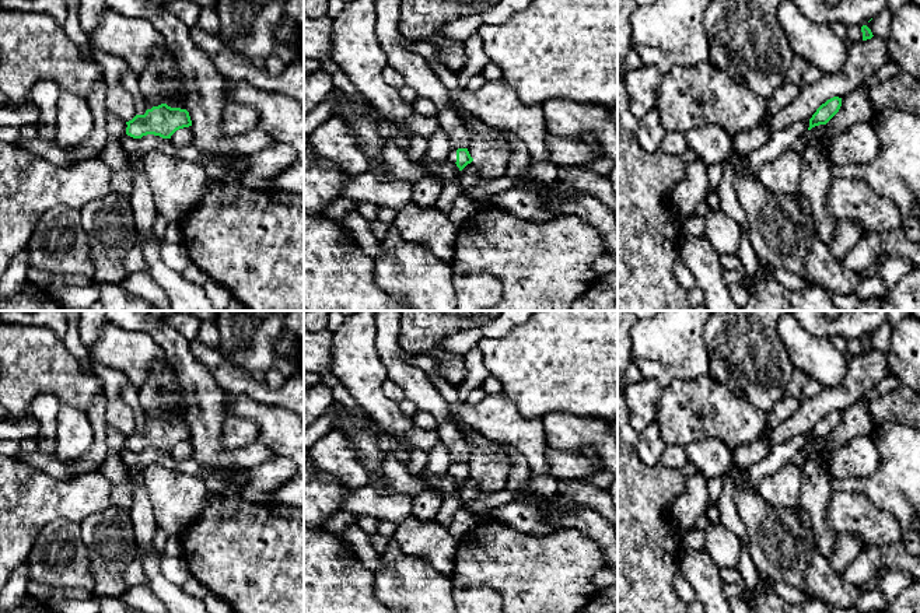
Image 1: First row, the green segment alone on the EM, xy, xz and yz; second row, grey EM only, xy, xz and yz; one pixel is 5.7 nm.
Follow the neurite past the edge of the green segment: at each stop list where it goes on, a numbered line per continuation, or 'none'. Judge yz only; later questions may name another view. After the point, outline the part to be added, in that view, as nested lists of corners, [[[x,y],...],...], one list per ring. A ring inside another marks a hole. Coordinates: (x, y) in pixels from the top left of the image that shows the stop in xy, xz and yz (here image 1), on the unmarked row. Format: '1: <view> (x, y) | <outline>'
none

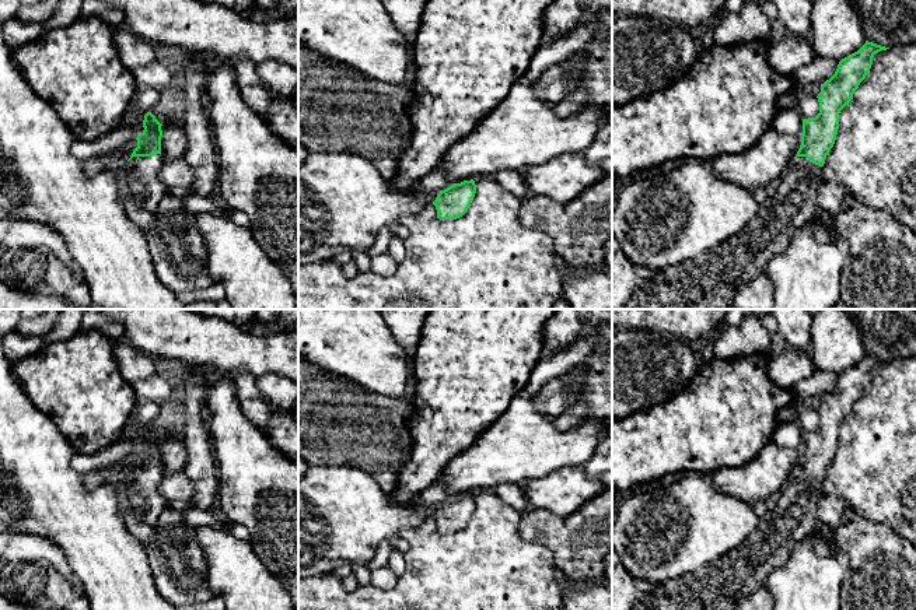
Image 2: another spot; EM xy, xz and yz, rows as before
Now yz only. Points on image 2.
1: yz (720, 585) | [[[796,470],[779,491],[776,506],[759,519],[740,547],[693,572],[660,583],[632,610],[734,610],[740,600],[765,585],[769,575],[783,567],[794,548],[814,533],[821,523],[817,506],[822,494],[822,480],[807,470]]]

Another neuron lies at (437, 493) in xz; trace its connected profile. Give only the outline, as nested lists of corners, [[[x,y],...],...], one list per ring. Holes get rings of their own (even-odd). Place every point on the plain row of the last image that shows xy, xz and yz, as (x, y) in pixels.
[[[434,483],[415,498],[413,505],[444,504],[451,498],[454,498],[454,495],[445,483]]]

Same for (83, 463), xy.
[[[144,428],[137,430],[136,438],[119,439],[113,445],[91,455],[78,452],[71,459],[71,467],[80,474],[106,469],[111,464],[134,455],[144,444],[143,434]]]

